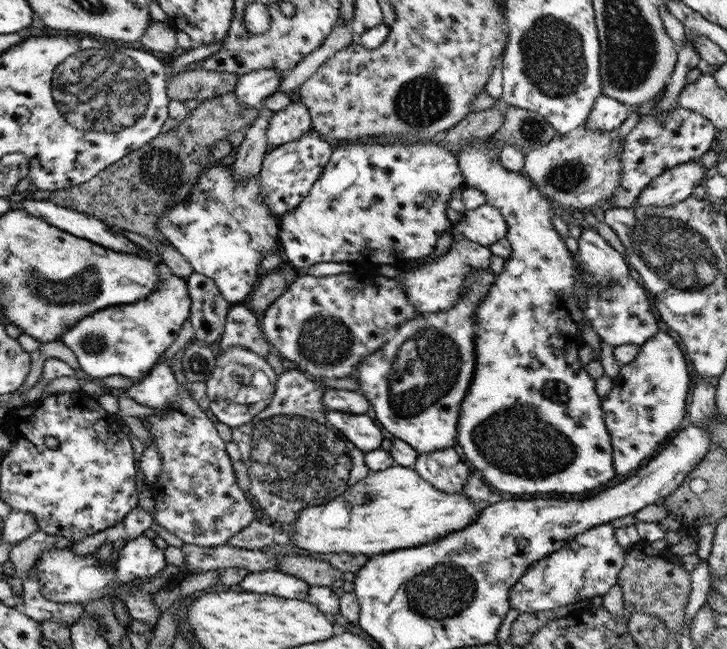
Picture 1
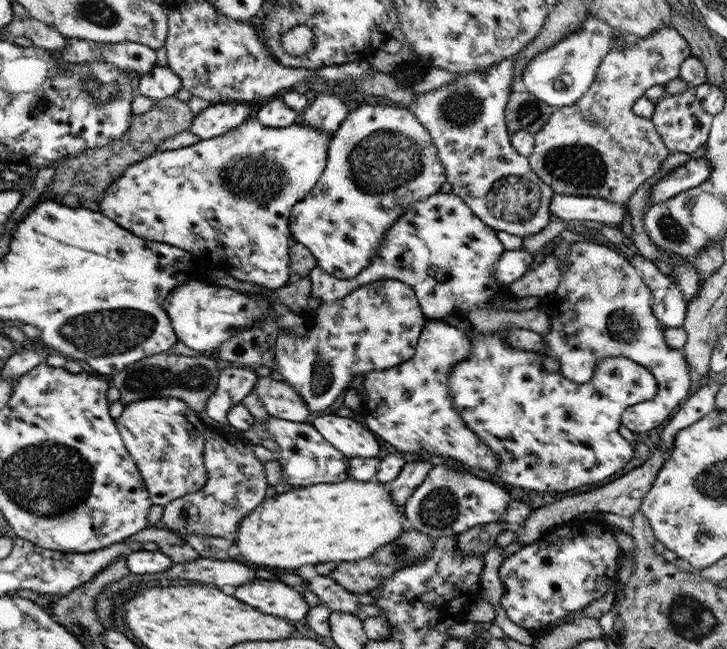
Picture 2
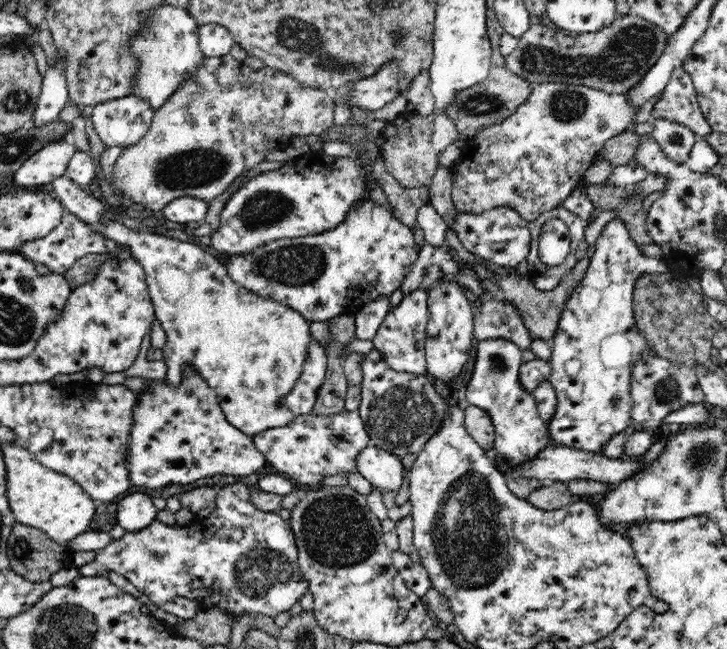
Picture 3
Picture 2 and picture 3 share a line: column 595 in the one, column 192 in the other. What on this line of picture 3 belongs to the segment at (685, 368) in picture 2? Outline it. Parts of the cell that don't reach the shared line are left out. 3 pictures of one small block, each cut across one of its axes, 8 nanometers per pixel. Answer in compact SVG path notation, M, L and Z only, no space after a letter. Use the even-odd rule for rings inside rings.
M65 174L53 178L50 187L66 212L90 223L96 231L116 241L120 248L129 248L132 258L143 266L155 317L166 335L164 347L161 349L166 365L164 378L166 384L176 388L181 383L183 364L191 364L204 377L208 386L217 392L216 396L226 422L248 438L253 439L256 434L270 428L288 426L294 420L295 414L279 406L279 400L298 382L310 350L312 340L310 321L301 312L283 303L261 298L236 284L224 268L220 256L210 249L188 243L188 240L180 241L174 237L166 237L151 230L141 233L130 231L124 227L122 221L111 220L105 214L108 205L101 199L93 197Z

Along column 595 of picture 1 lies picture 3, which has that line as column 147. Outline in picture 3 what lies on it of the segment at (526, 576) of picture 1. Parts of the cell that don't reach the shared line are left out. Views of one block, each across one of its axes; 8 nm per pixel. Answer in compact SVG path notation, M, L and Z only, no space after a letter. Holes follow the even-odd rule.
M241 481L229 483L218 492L214 501L216 506L206 518L197 519L188 526L167 526L155 521L138 532L126 532L122 539L98 550L94 562L76 570L84 577L106 577L108 570L113 570L126 577L158 606L178 595L196 600L203 608L214 605L226 609L234 617L243 611L253 616L260 612L274 617L298 602L307 586L300 577L298 548L290 522L284 521L278 513L259 510L253 504L254 489Z

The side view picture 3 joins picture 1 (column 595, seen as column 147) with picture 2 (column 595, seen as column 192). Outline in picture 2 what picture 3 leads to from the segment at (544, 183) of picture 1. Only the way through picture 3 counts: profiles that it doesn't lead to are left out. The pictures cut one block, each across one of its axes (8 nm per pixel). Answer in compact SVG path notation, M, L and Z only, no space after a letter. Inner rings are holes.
M665 26L659 32L655 30L653 34L642 37L635 46L605 54L589 90L573 104L556 108L533 135L533 150L526 157L530 169L555 194L597 197L613 204L626 203L629 196L657 172L670 153L656 133L652 120L633 114L632 104L645 94L647 88L665 85L669 80L677 78L678 66L689 56L687 42L673 28Z

